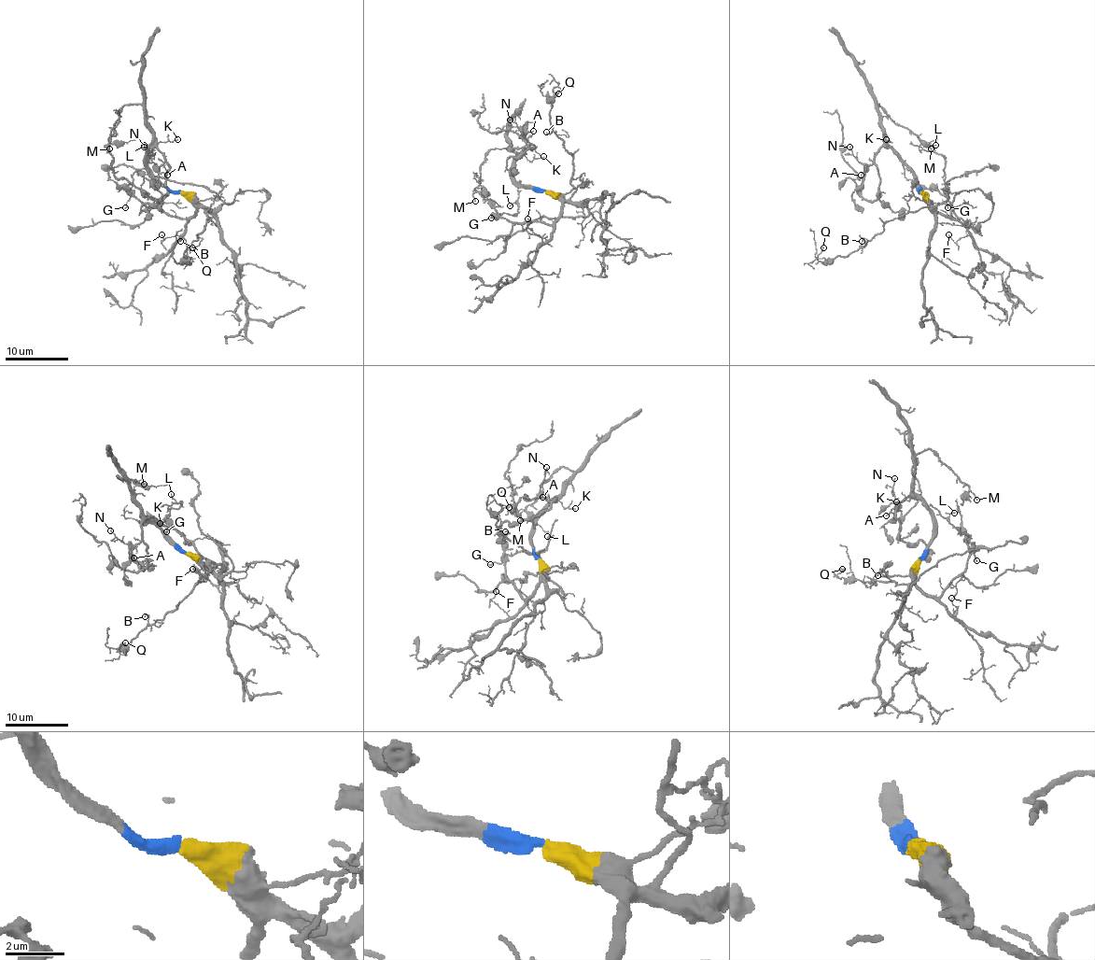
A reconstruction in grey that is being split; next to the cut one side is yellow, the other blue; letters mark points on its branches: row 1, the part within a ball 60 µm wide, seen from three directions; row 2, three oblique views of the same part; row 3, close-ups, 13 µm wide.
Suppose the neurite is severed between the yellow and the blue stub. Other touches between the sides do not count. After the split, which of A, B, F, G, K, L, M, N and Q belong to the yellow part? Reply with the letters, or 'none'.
B, F, G, L, Q

